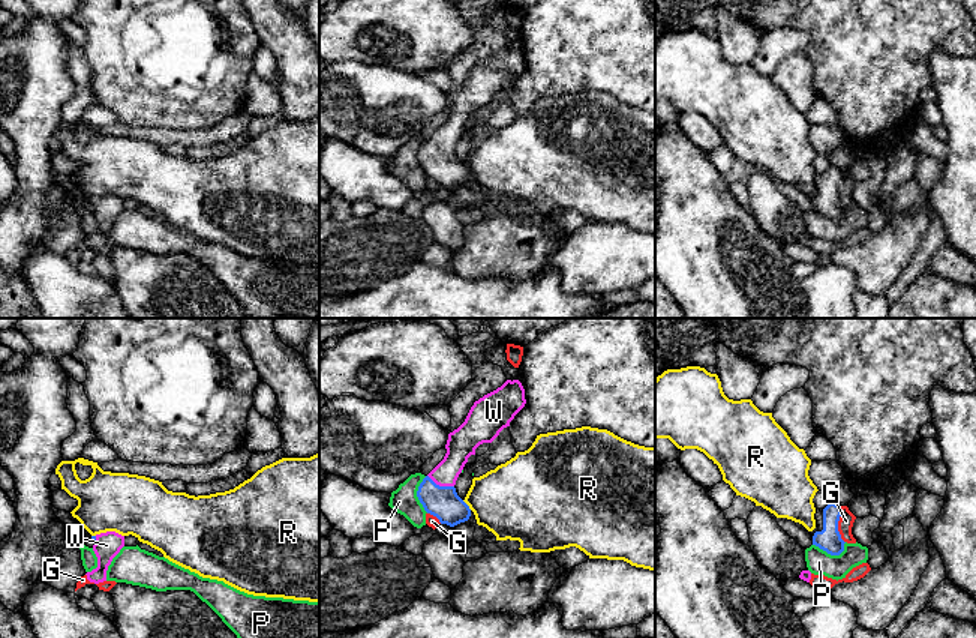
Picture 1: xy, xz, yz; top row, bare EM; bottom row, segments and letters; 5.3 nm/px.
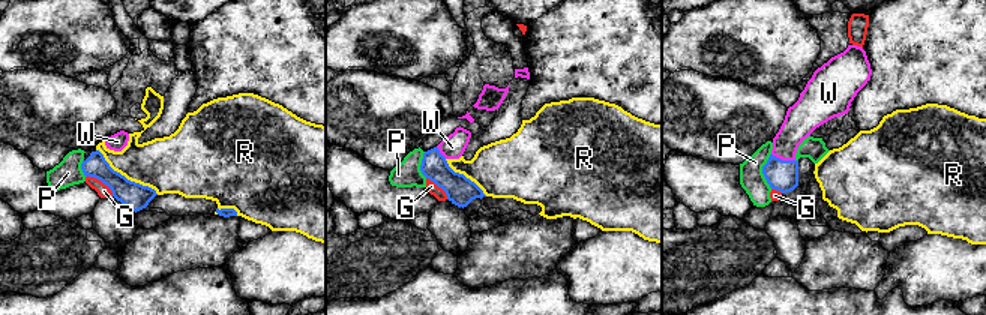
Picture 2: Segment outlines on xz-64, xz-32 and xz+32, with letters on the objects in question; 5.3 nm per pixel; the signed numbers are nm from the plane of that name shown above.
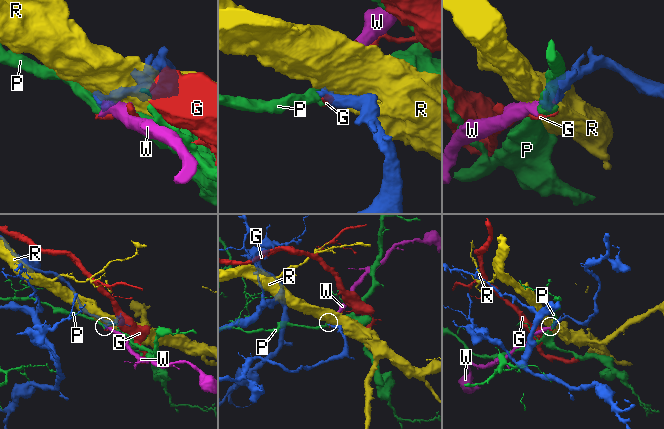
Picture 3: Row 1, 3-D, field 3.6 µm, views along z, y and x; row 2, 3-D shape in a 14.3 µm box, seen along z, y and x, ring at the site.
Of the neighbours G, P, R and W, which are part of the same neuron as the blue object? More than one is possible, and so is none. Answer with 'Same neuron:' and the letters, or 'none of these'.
Same neuron: W

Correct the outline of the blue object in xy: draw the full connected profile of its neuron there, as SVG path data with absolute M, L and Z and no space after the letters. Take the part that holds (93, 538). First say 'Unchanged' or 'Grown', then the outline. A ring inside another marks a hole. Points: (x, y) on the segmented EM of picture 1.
Grown. M106 531L91 536L91 540L94 542L93 551L97 557L97 567L85 575L90 582L99 584L106 581L108 566L124 546L124 536L115 531Z

